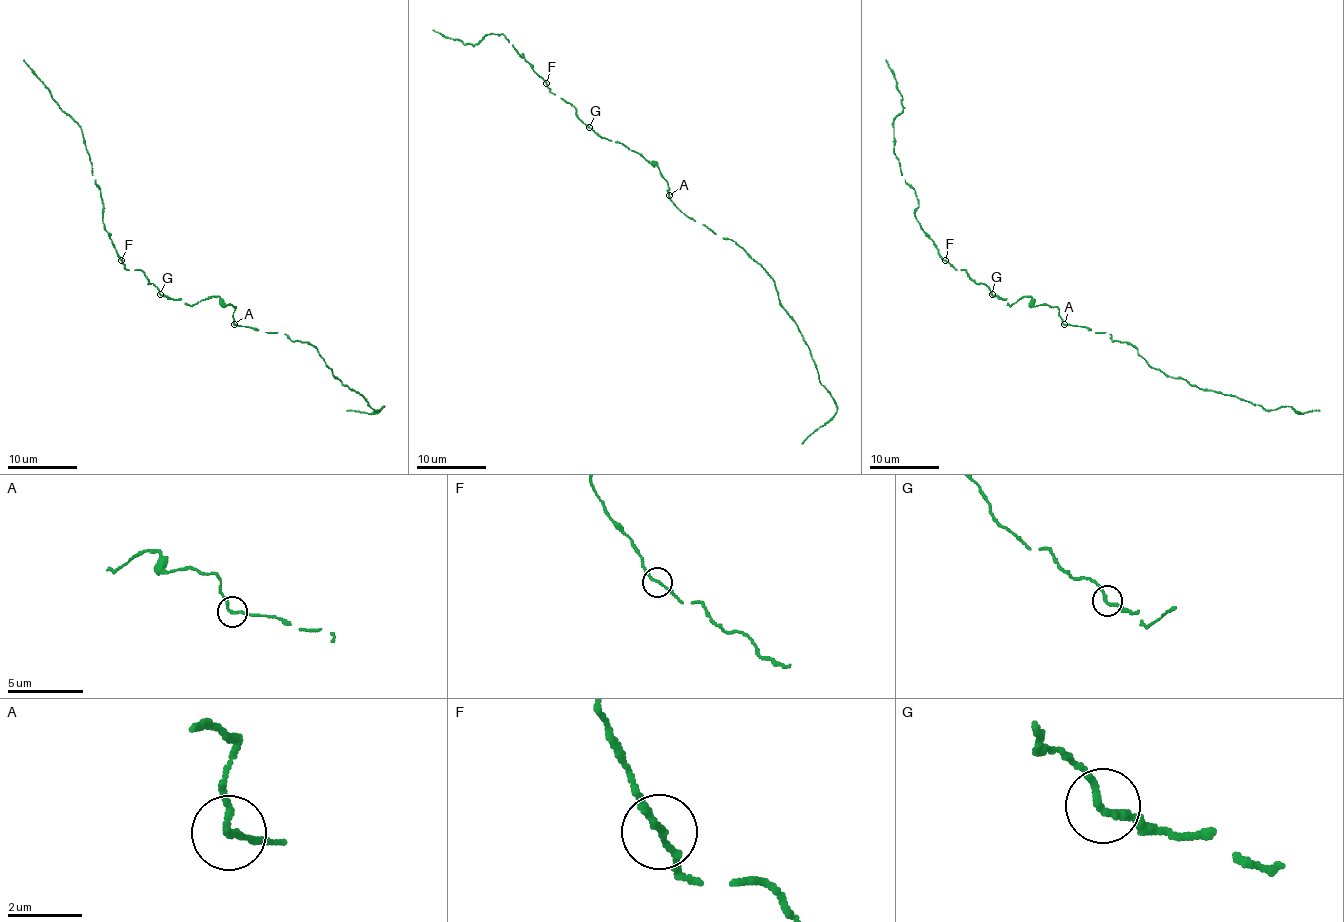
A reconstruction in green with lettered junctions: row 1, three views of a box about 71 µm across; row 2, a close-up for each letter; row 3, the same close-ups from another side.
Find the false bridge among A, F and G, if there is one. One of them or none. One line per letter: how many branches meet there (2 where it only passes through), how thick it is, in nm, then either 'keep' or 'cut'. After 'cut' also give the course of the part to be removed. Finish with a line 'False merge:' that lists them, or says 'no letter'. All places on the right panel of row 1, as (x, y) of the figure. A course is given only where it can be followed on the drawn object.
A: 2 branches meet; 160 nm thick; keep
F: 2 branches meet; 150 nm thick; keep
G: 2 branches meet; 170 nm thick; keep
False merge: no letter

